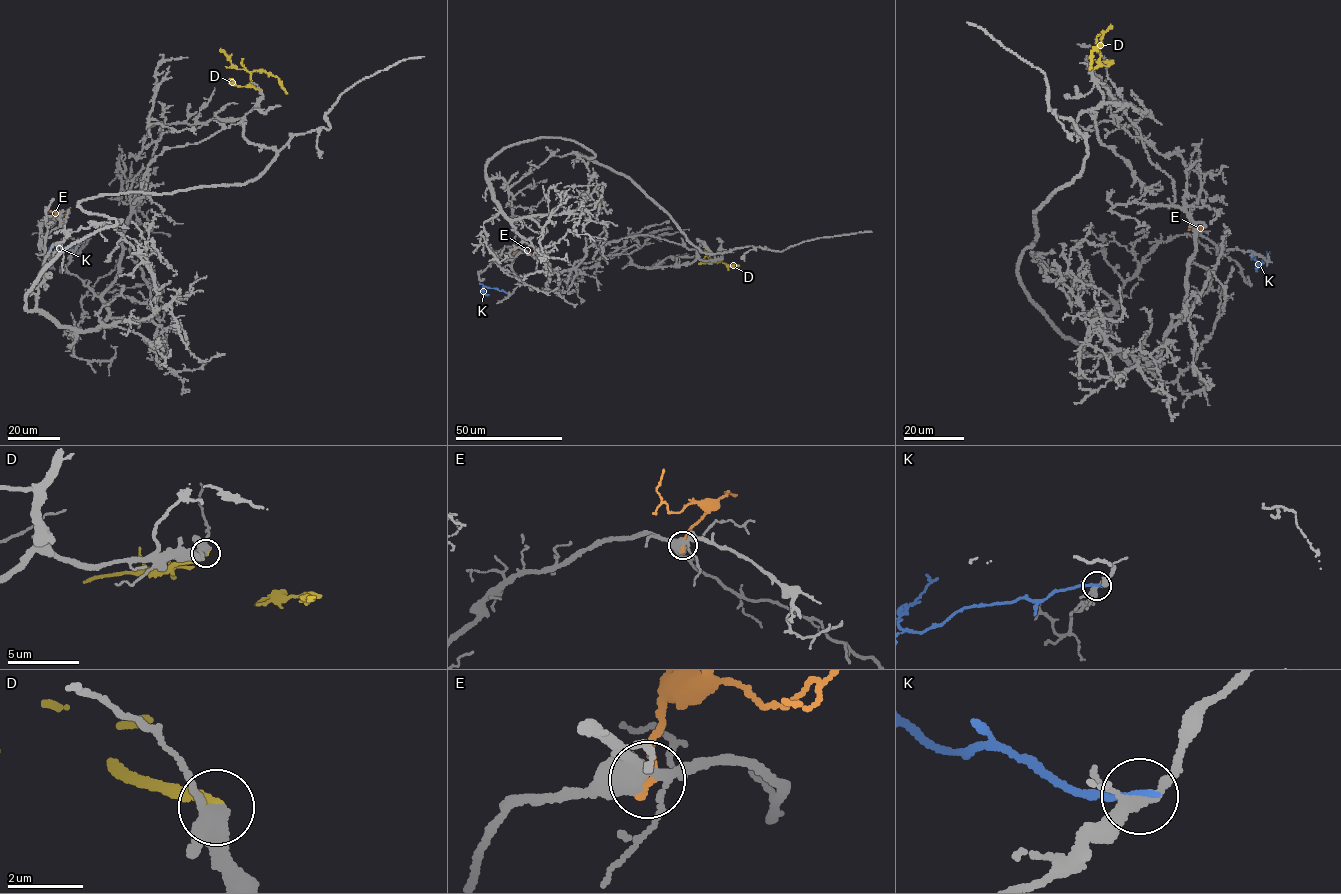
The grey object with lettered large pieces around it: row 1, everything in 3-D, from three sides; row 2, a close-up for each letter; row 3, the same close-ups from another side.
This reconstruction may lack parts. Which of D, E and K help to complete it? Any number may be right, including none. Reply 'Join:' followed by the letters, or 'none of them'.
Join: D

